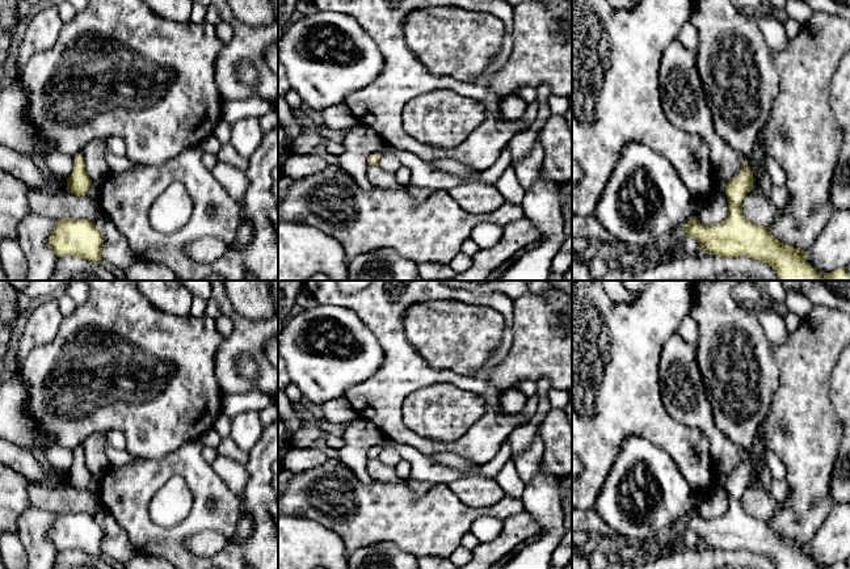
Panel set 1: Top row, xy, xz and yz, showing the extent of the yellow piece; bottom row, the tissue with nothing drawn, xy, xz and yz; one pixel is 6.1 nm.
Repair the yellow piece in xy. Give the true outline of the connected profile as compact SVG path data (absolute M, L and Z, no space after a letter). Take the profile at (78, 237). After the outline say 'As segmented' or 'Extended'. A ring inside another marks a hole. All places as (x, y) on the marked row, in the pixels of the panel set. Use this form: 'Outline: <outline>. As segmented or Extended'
Outline: M72 218L55 220L49 237L49 245L56 257L72 256L97 264L104 264L104 241L96 223Z. As segmented

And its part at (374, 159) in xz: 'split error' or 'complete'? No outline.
split error

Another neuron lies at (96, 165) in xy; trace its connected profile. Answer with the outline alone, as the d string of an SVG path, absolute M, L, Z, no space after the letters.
M106 138L93 139L83 148L85 169L91 180L104 181L110 173L104 157L105 149Z

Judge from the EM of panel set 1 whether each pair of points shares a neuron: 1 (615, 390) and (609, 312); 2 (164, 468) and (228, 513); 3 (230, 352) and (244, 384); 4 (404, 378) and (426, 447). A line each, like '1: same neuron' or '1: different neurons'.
1: same neuron
2: same neuron
3: same neuron
4: same neuron

